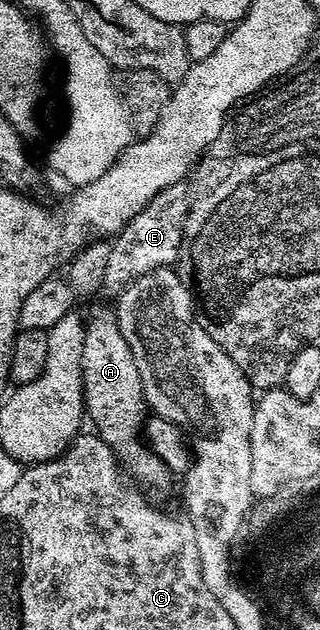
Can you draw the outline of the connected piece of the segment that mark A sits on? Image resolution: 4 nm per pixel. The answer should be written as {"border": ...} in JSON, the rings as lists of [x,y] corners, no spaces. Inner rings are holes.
{"border":[[[93,305],[89,317],[87,313],[81,374],[88,420],[93,420],[92,428],[97,436],[111,447],[118,465],[130,478],[133,476],[138,481],[136,484],[142,490],[167,488],[171,480],[170,471],[143,440],[143,430],[147,425],[145,388],[135,367],[131,347],[127,347],[127,339],[123,339],[123,331],[119,331],[117,326],[117,314],[110,306],[108,309],[105,305]]]}

